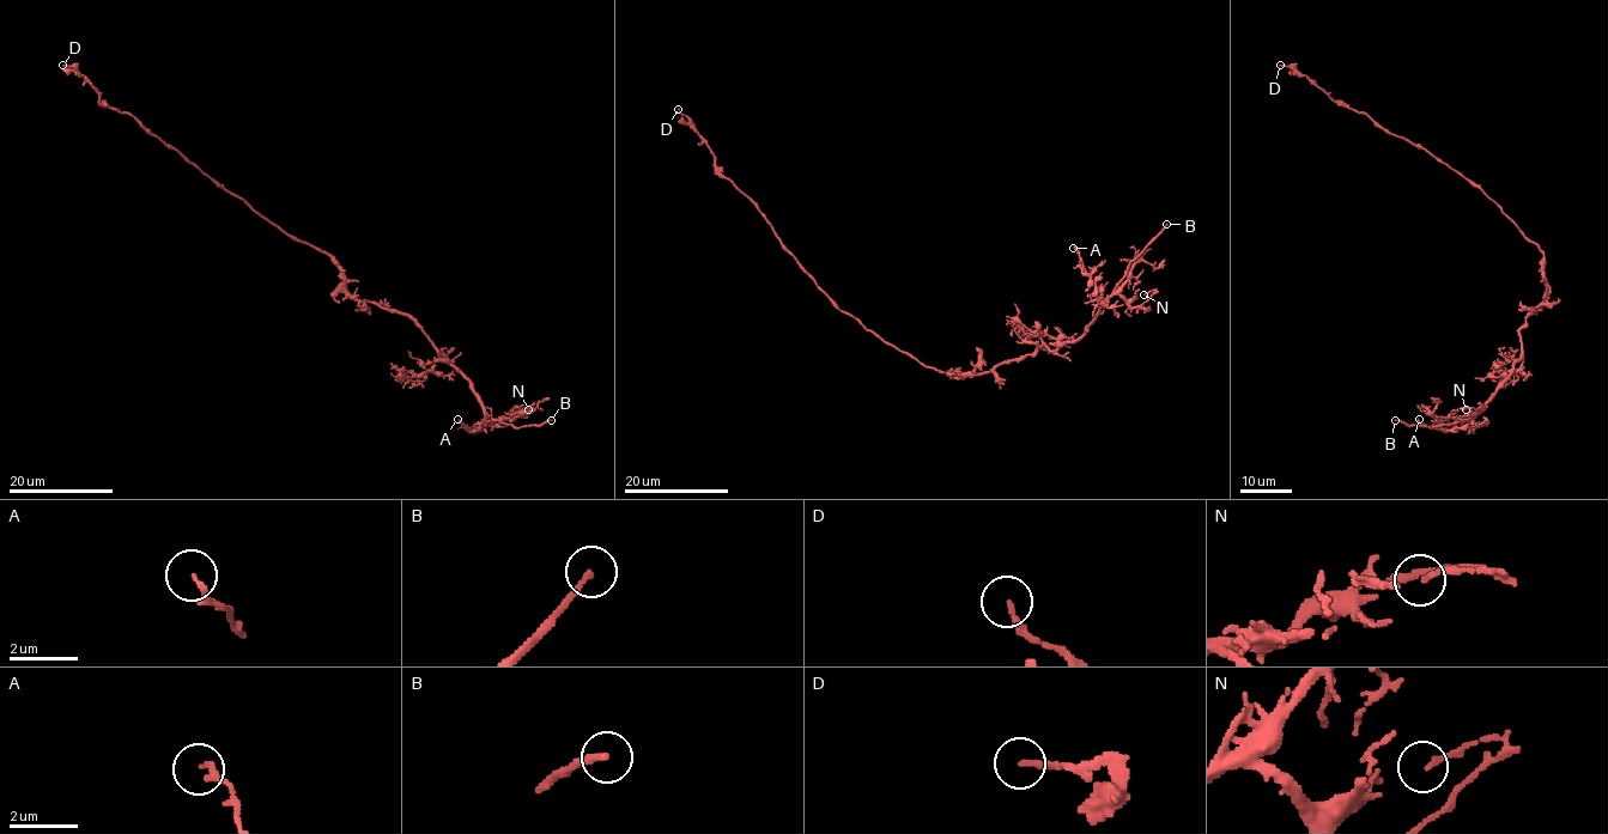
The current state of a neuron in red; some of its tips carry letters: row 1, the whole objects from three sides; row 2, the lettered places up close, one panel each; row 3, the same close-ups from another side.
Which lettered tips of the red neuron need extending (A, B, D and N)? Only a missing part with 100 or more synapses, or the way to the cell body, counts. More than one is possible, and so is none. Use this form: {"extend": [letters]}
{"extend": ["B"]}

